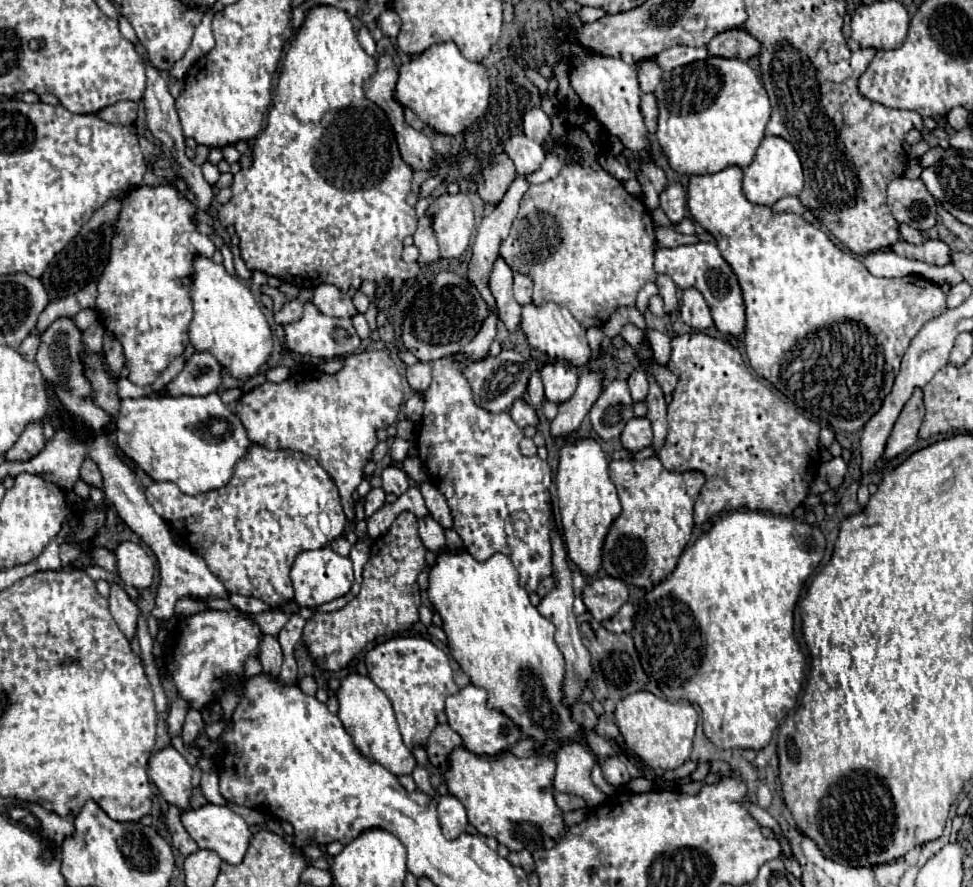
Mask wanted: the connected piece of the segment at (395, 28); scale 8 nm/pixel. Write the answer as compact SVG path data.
M387 9L387 11L377 19L377 25L379 25L379 29L383 31L383 35L395 39L397 33L399 33L399 29L401 29L401 19L397 17L397 13L395 13L393 9Z

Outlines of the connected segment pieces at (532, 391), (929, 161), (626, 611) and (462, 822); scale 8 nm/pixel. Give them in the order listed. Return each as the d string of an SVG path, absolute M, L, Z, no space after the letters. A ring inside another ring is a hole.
M533 371L533 373L531 373L527 393L529 393L529 403L531 403L533 407L541 407L545 395L543 395L543 383L541 383L541 375L539 375L539 371Z
M931 147L931 149L919 159L919 163L921 163L921 167L935 165L935 163L941 159L941 155L943 155L943 149L941 149L941 147Z
M631 603L623 605L619 609L617 615L613 615L609 621L605 621L605 629L609 629L611 633L629 633L633 629L633 615L635 615L635 607Z
M443 795L437 805L439 823L447 839L457 839L467 829L467 809L453 795Z

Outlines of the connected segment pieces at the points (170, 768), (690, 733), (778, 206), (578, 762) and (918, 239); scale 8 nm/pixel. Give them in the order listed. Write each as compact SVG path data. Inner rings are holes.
M171 745L151 755L147 765L149 779L157 785L159 795L179 809L189 809L191 797L191 765Z
M637 691L621 699L615 709L615 723L625 739L625 747L633 751L651 769L677 769L681 767L693 749L693 737L697 727L697 711L691 703L671 703L655 697L649 691Z
M783 197L771 209L777 213L799 213L799 215L803 215L807 211L807 207L797 197Z
M565 745L565 749L555 753L555 763L555 791L579 795L591 809L605 801L605 793L599 791L591 781L591 769L595 763L591 751L587 751L583 745Z
M905 223L899 225L899 233L901 233L901 239L907 243L923 243L925 241L917 229L913 229L911 225L905 225Z

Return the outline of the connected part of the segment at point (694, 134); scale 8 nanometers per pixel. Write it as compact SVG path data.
M707 57L705 61L695 61L691 65L663 73L663 81L655 89L655 97L659 105L659 127L655 137L671 169L685 175L717 173L729 165L747 167L753 161L761 139L765 137L765 125L771 115L771 103L763 83L755 71L739 59Z

